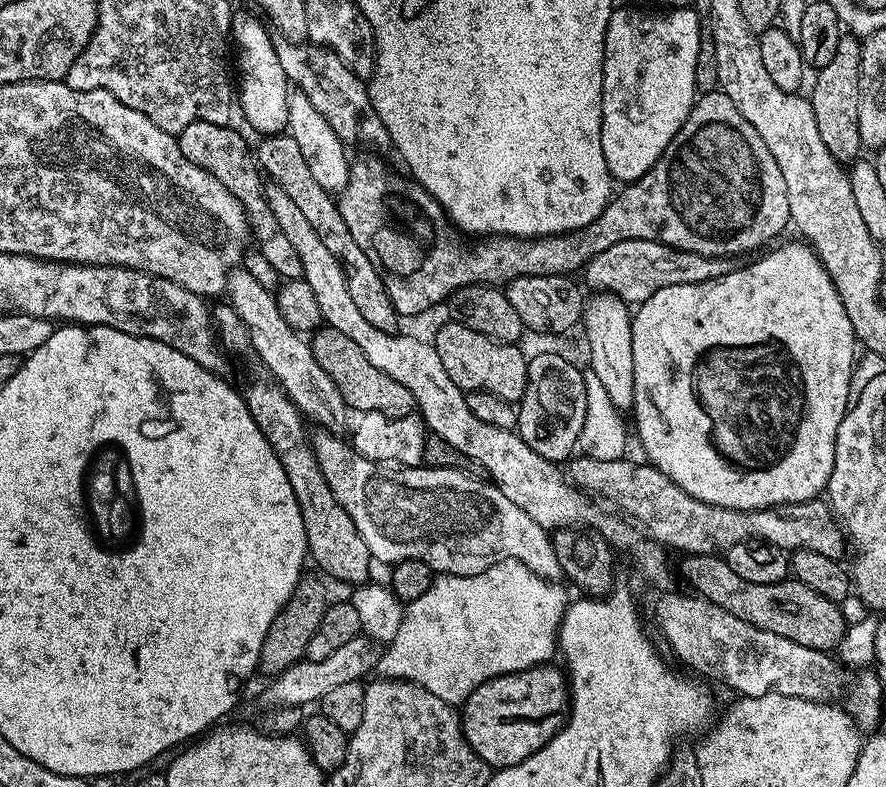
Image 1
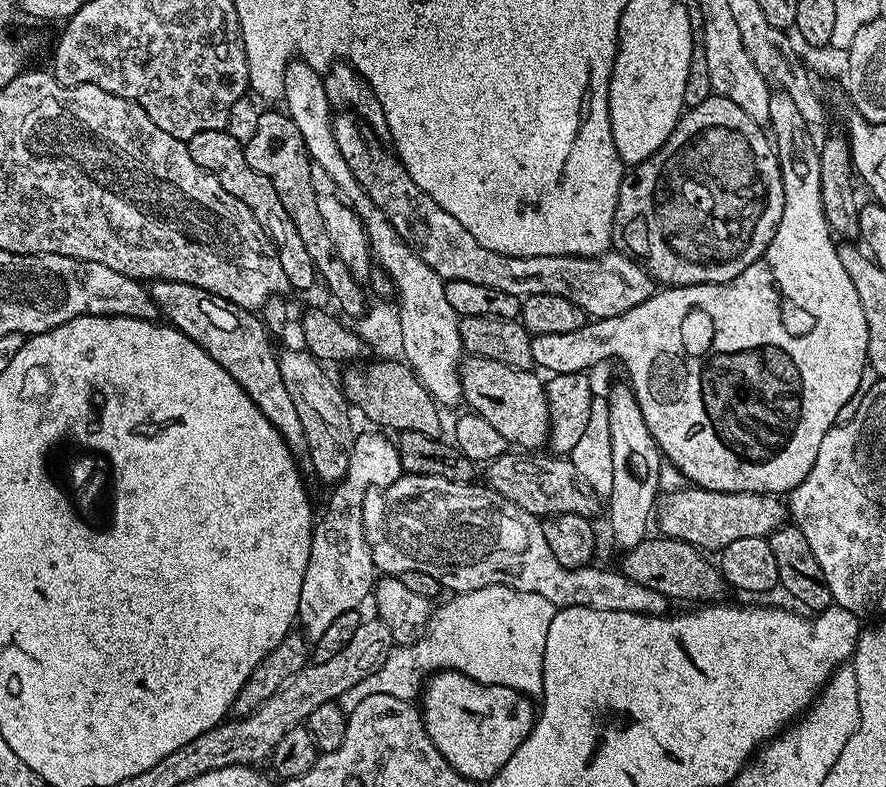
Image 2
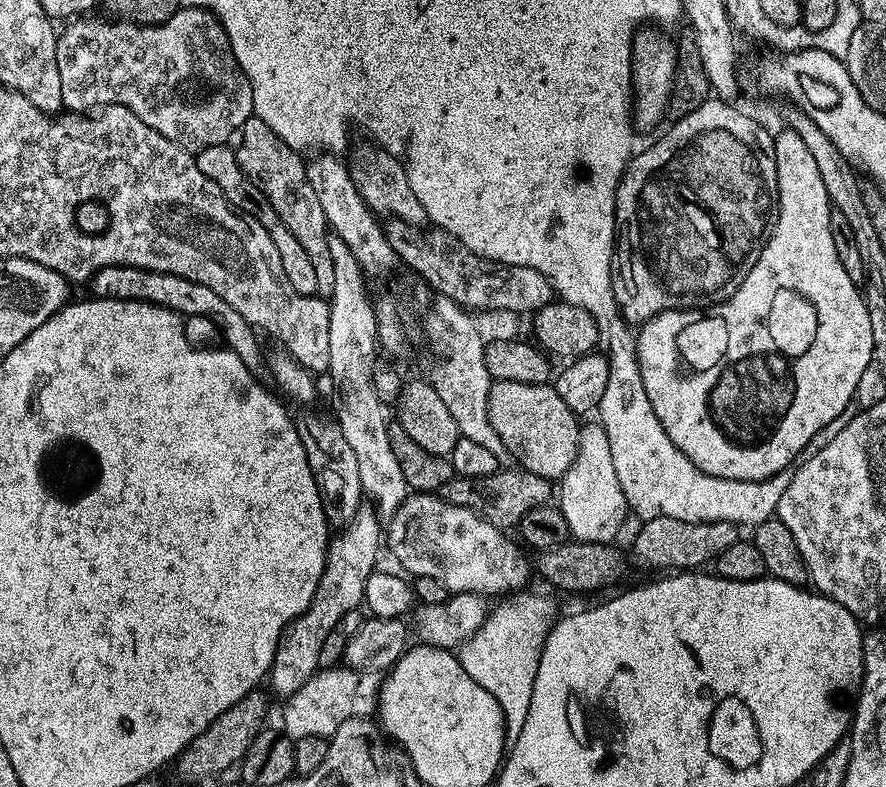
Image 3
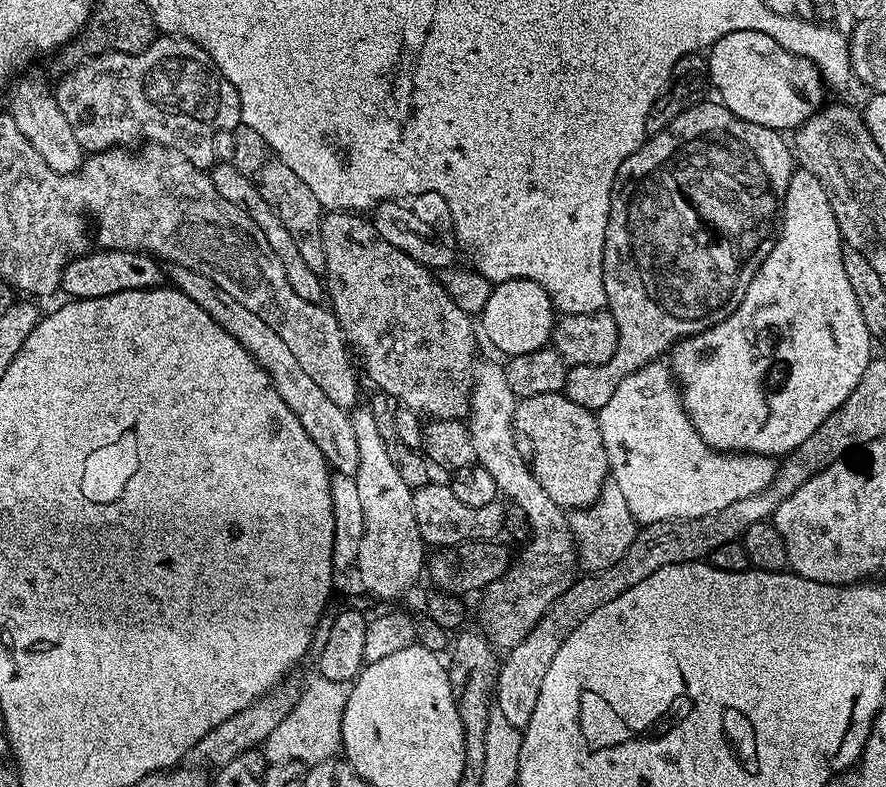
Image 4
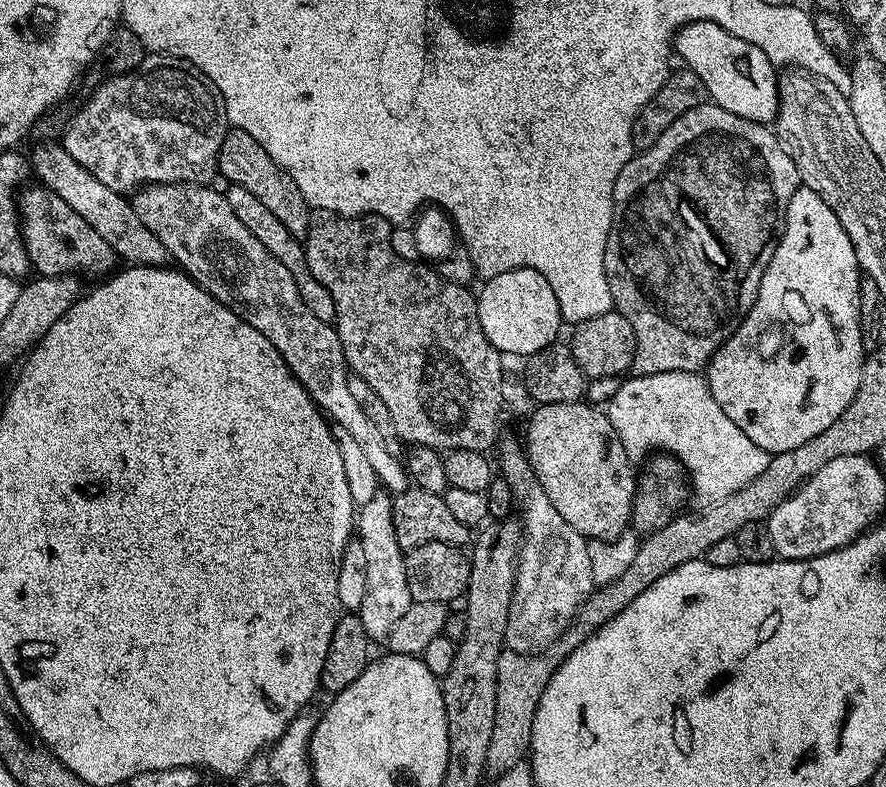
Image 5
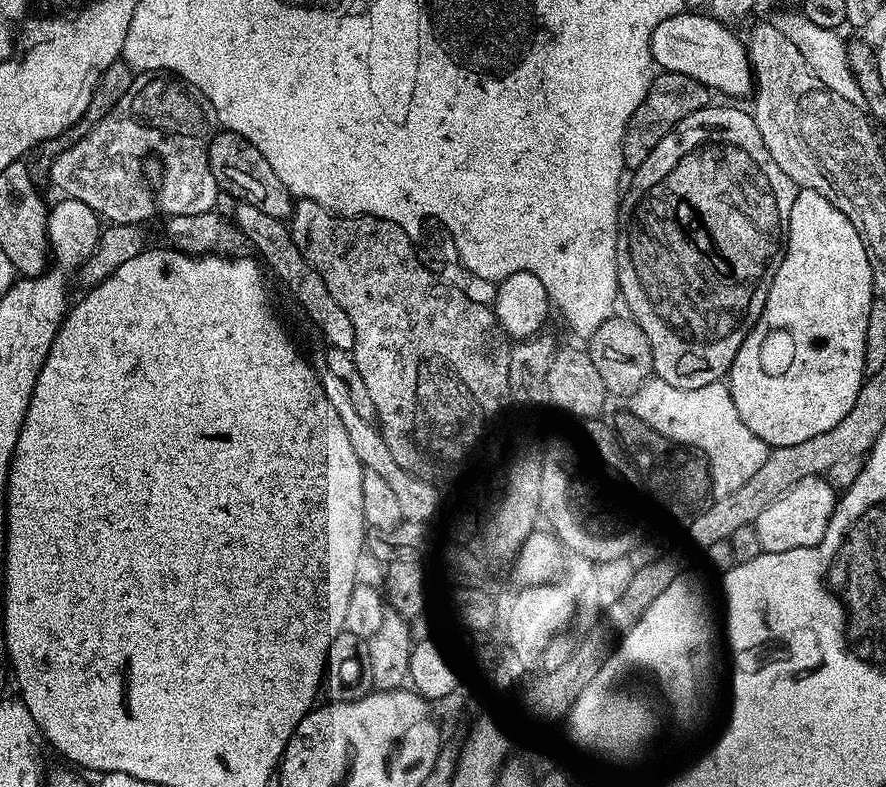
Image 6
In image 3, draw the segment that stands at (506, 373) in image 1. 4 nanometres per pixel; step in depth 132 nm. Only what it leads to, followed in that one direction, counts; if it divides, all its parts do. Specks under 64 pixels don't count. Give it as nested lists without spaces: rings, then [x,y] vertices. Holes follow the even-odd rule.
[[[495,381],[488,399],[488,417],[490,426],[498,430],[498,438],[502,438],[505,449],[520,455],[523,471],[556,482],[566,474],[566,470],[570,470],[578,454],[582,424],[576,421],[579,420],[577,413],[572,412],[562,398],[558,398],[551,383]]]

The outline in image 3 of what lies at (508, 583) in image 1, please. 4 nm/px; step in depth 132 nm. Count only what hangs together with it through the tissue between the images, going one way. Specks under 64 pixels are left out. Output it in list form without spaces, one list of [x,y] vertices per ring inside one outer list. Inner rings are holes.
[[[524,594],[505,599],[508,601],[497,608],[495,605],[480,629],[458,649],[466,674],[470,674],[482,690],[488,690],[498,706],[502,706],[504,731],[509,741],[516,740],[518,734],[522,734],[522,722],[526,722],[526,714],[530,711],[540,655],[557,615],[555,606],[546,597],[520,595]],[[347,666],[317,671],[315,676],[310,677],[304,683],[302,690],[298,690],[294,695],[283,701],[284,725],[282,725],[282,731],[284,735],[292,737],[293,741],[302,738],[314,738],[315,736],[330,738],[338,730],[338,726],[342,726],[342,722],[346,722],[355,716],[371,717],[378,708],[381,683],[382,676],[379,672],[359,672],[357,668]]]

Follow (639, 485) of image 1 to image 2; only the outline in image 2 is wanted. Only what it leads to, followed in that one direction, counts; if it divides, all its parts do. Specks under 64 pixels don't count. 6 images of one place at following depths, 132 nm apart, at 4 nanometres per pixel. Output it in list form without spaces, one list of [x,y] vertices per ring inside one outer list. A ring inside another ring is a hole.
[[[509,450],[486,464],[482,472],[483,483],[514,506],[537,518],[556,516],[559,512],[595,517],[598,497],[592,487],[580,477],[578,470],[574,470],[571,459],[555,454],[540,455],[544,454],[525,454],[520,450]],[[685,486],[667,493],[658,504],[659,535],[681,540],[701,550],[723,550],[730,542],[738,542],[738,538],[767,538],[788,519],[787,503],[779,495],[766,492],[715,492]]]

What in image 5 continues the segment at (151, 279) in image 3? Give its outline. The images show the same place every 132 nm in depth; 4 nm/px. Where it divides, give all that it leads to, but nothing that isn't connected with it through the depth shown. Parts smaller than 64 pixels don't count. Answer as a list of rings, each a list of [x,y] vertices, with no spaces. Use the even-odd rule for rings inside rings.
[[[43,186],[35,187],[25,187],[18,200],[22,209],[24,248],[28,252],[31,267],[41,276],[89,272],[92,276],[100,276],[96,278],[107,277],[117,267],[115,264],[118,264],[116,251],[110,246],[110,242],[99,236],[94,226],[90,226],[90,222],[82,218],[82,214],[74,214],[74,210],[70,210],[70,206],[66,206],[66,202],[58,198],[58,194]]]

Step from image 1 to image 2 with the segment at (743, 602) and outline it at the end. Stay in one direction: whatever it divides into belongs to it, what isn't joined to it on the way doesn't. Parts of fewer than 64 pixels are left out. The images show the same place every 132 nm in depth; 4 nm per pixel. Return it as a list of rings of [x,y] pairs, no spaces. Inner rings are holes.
[[[656,534],[623,553],[624,561],[618,564],[618,568],[626,578],[638,582],[638,586],[650,586],[650,590],[658,590],[658,594],[662,594],[670,602],[676,602],[676,600],[723,601],[724,592],[726,593],[724,577],[721,576],[719,567],[715,563],[708,564],[704,556],[707,555],[692,544]]]

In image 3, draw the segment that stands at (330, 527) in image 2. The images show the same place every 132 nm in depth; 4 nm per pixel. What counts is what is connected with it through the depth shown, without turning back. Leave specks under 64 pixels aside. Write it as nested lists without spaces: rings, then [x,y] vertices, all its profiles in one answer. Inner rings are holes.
[[[361,506],[352,521],[329,539],[326,566],[322,570],[318,590],[314,590],[314,598],[303,614],[284,627],[272,666],[268,669],[267,687],[273,693],[276,691],[280,698],[290,697],[302,690],[304,683],[316,675],[320,668],[318,653],[330,635],[330,629],[338,623],[338,618],[357,611],[364,604],[366,582],[372,572],[377,571],[376,559],[380,556],[380,548],[382,552],[382,520],[368,506]]]

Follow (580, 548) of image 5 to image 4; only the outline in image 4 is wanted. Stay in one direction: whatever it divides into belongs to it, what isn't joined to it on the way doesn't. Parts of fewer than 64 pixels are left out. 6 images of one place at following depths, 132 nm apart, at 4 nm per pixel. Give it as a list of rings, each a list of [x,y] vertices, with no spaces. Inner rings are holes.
[[[477,363],[472,378],[472,406],[466,420],[470,438],[474,441],[476,464],[484,467],[494,478],[499,495],[509,496],[512,499],[509,501],[526,514],[530,533],[530,539],[521,547],[525,548],[520,556],[518,552],[512,567],[502,574],[502,578],[483,589],[479,597],[479,627],[500,650],[518,646],[518,642],[538,626],[542,614],[546,614],[552,603],[578,579],[578,553],[576,539],[568,525],[569,513],[557,506],[542,486],[538,486],[531,463],[522,448],[520,453],[516,445],[518,429],[514,421],[517,403],[518,398],[510,390],[510,382],[506,382],[503,367],[499,363]]]

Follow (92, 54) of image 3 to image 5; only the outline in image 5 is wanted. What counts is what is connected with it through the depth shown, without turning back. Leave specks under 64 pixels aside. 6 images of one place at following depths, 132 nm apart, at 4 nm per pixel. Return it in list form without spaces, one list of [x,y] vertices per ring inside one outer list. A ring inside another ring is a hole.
[[[148,54],[145,55],[140,65],[133,68],[131,72],[112,74],[107,79],[105,84],[100,84],[93,90],[92,97],[85,102],[84,108],[77,110],[72,125],[65,132],[63,129],[62,147],[70,154],[70,158],[74,158],[74,162],[78,162],[86,170],[90,170],[90,174],[94,174],[94,178],[98,178],[98,182],[102,182],[102,186],[121,194],[135,193],[141,186],[150,184],[202,184],[208,186],[213,183],[212,179],[217,179],[216,159],[220,153],[222,142],[228,133],[230,117],[228,107],[224,105],[222,94],[216,89],[214,82],[210,82],[210,78],[206,78],[206,74],[202,74],[202,70],[198,70],[188,60],[183,60],[177,56]]]

